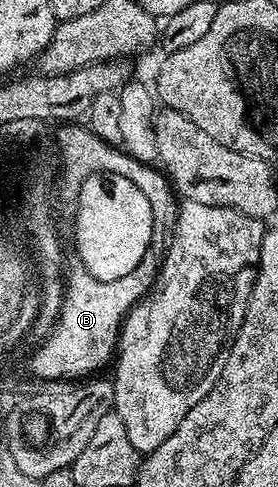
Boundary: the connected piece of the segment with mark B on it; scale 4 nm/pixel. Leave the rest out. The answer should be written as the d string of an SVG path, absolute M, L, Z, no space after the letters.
M130 157L130 162L126 162L126 174L130 170L134 170L134 184L140 192L144 193L152 204L152 220L153 220L153 239L150 241L149 252L142 257L142 262L136 268L132 268L132 272L128 272L128 276L120 276L120 280L112 280L111 282L97 283L93 288L95 290L70 290L65 291L62 299L62 307L59 308L58 319L53 326L49 327L46 339L38 346L38 351L30 358L30 370L35 379L45 380L82 380L87 376L93 375L100 369L110 357L113 357L118 345L118 335L122 328L122 323L126 320L126 315L137 304L139 300L149 295L154 288L154 281L158 279L158 272L162 268L162 259L167 251L170 250L171 242L174 239L175 224L178 223L178 207L179 201L176 192L169 178L165 173L142 161Z

